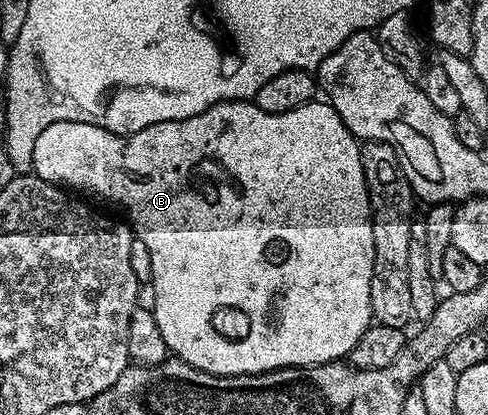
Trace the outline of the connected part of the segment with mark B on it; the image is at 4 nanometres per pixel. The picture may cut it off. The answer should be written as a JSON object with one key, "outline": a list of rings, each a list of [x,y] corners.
{"outline":[[[252,100],[217,102],[196,116],[152,124],[140,132],[128,135],[113,134],[87,122],[53,122],[36,139],[32,170],[40,180],[55,184],[65,183],[71,191],[81,192],[83,195],[95,194],[96,197],[119,206],[126,213],[125,221],[134,231],[135,239],[142,242],[152,256],[152,309],[154,319],[160,324],[160,336],[164,336],[167,351],[182,362],[192,364],[192,368],[212,372],[216,376],[244,376],[263,374],[289,366],[315,366],[336,362],[349,355],[356,340],[360,340],[360,336],[364,336],[364,332],[372,324],[374,313],[370,285],[374,245],[370,219],[370,189],[366,186],[364,176],[362,146],[359,139],[346,127],[344,120],[340,120],[333,106],[325,100],[305,102],[300,108],[292,108],[279,114],[264,112],[264,108],[260,108]]]}

